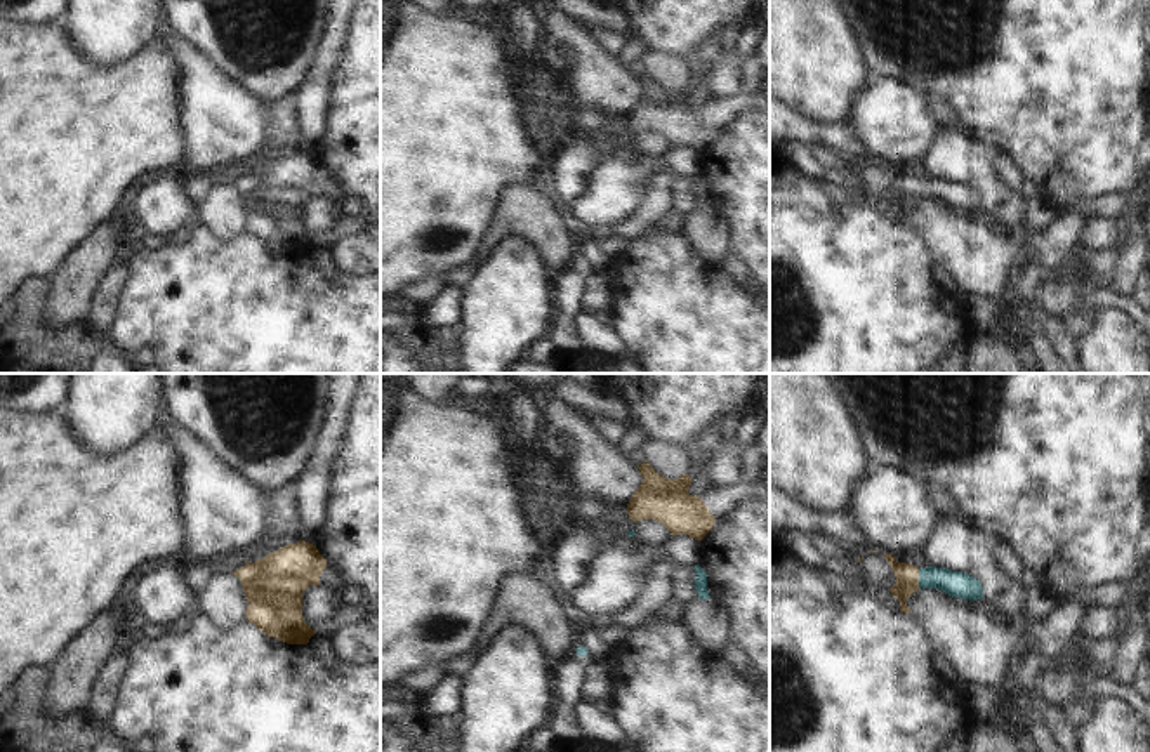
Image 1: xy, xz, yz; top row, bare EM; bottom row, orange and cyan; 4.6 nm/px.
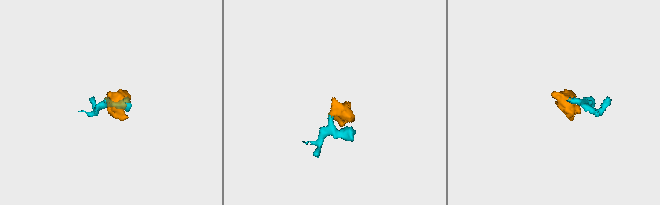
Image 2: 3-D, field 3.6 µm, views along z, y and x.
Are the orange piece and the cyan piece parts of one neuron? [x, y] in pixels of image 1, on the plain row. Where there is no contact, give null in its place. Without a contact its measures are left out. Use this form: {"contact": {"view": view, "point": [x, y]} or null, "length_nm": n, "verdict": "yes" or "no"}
{"contact": {"view": "yz", "point": [918, 188]}, "length_nm": 90, "verdict": "yes"}

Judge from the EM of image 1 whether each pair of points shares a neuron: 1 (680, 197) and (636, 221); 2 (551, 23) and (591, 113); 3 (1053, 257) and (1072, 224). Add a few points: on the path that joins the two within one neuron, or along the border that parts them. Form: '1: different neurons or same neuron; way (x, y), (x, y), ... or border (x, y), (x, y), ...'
1: different neurons; border (676, 176), (671, 184), (671, 207)
2: different neurons; border (581, 105), (596, 108), (608, 124)
3: same neuron; way (1055, 249), (1065, 233)

